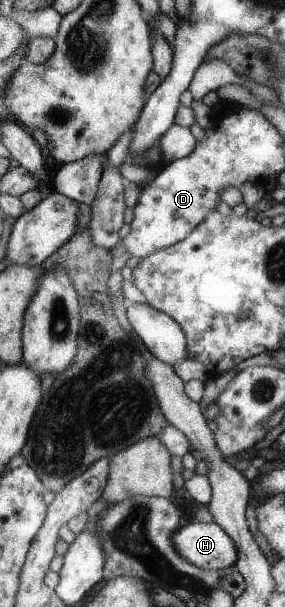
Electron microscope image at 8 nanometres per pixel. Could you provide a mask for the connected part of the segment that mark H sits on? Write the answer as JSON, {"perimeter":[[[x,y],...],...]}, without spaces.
{"perimeter":[[[184,520],[179,530],[172,536],[174,550],[190,564],[205,570],[222,570],[233,566],[237,561],[237,546],[220,526],[213,522],[204,524],[193,520]]]}

